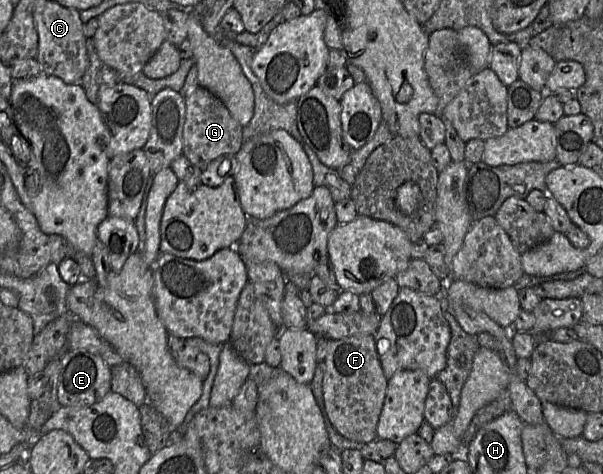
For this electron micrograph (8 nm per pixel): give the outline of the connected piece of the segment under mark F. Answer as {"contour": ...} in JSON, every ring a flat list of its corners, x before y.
{"contour":[[373,335,327,340,322,381,324,406,333,427,342,436,359,443,368,443,377,437,387,383]]}

